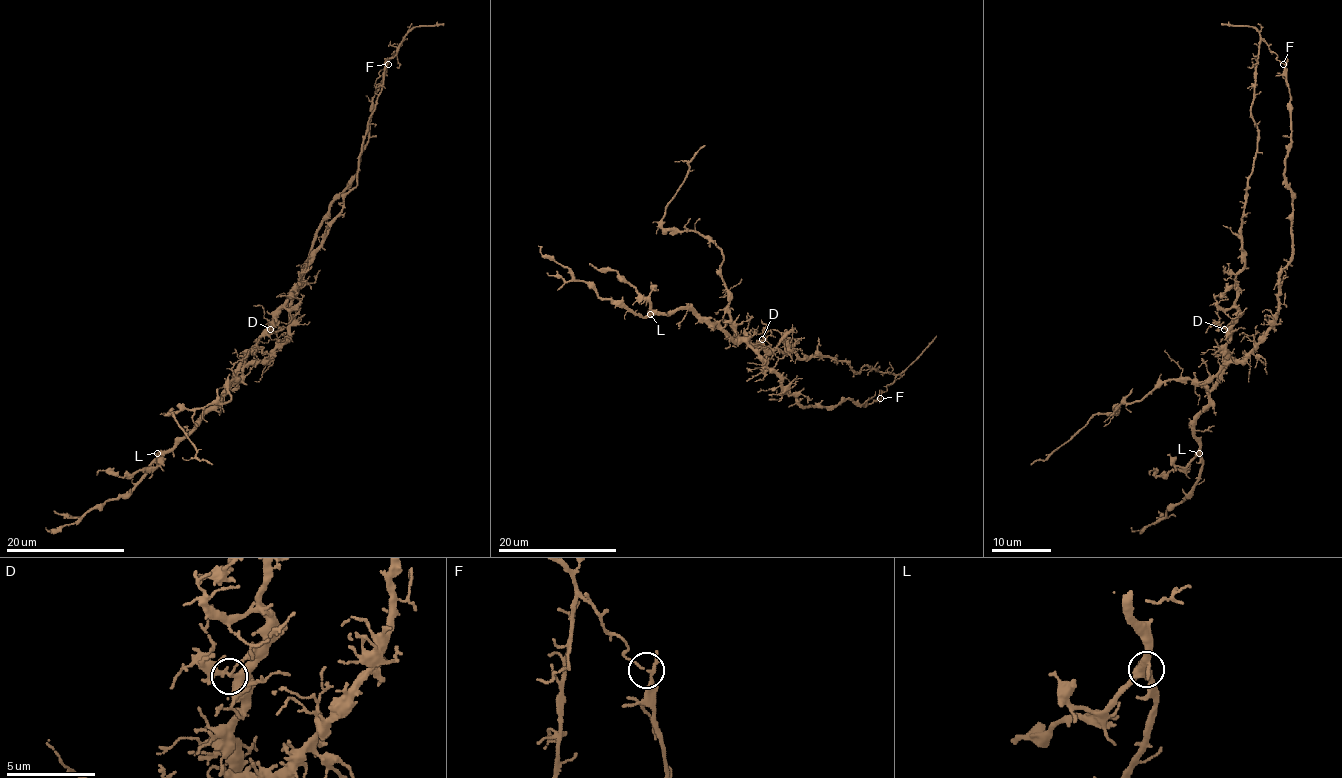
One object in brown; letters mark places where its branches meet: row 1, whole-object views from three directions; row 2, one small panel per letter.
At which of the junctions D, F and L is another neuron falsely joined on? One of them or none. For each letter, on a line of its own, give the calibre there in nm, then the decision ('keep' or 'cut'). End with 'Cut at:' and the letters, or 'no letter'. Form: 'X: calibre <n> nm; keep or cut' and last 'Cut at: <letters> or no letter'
D: calibre 300 nm; keep
F: calibre 150 nm; cut
L: calibre 440 nm; keep
Cut at: F

